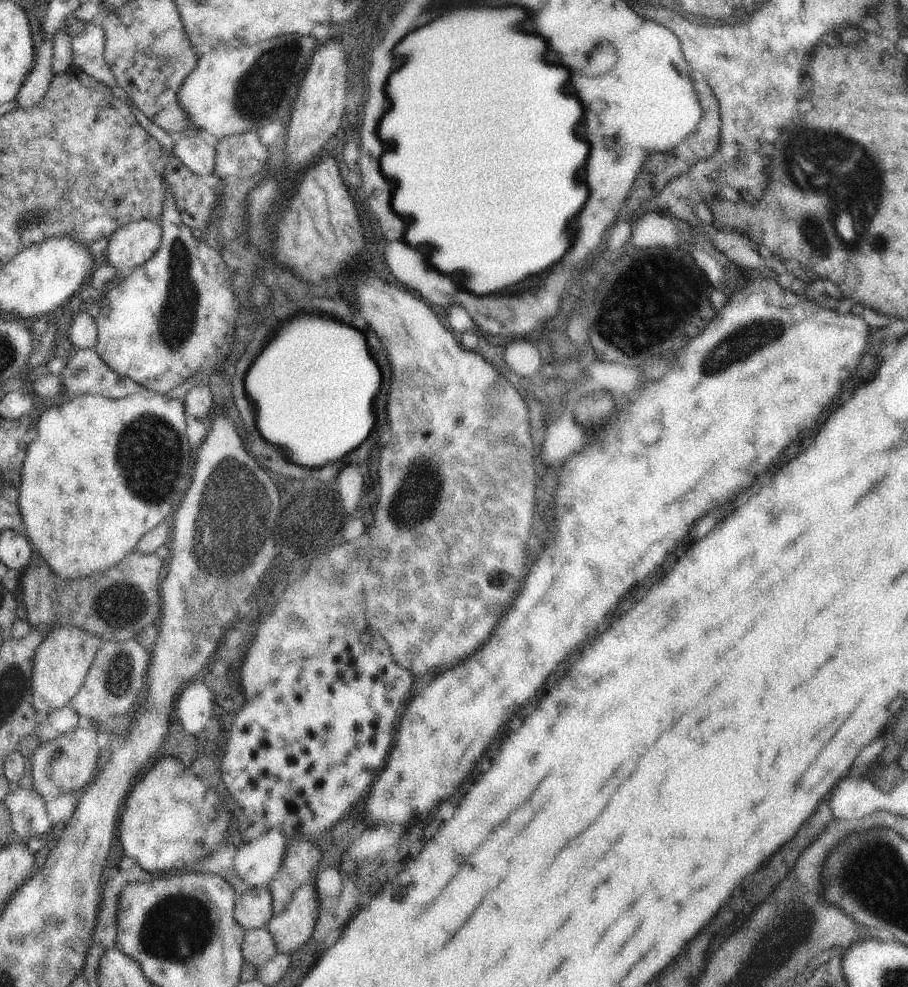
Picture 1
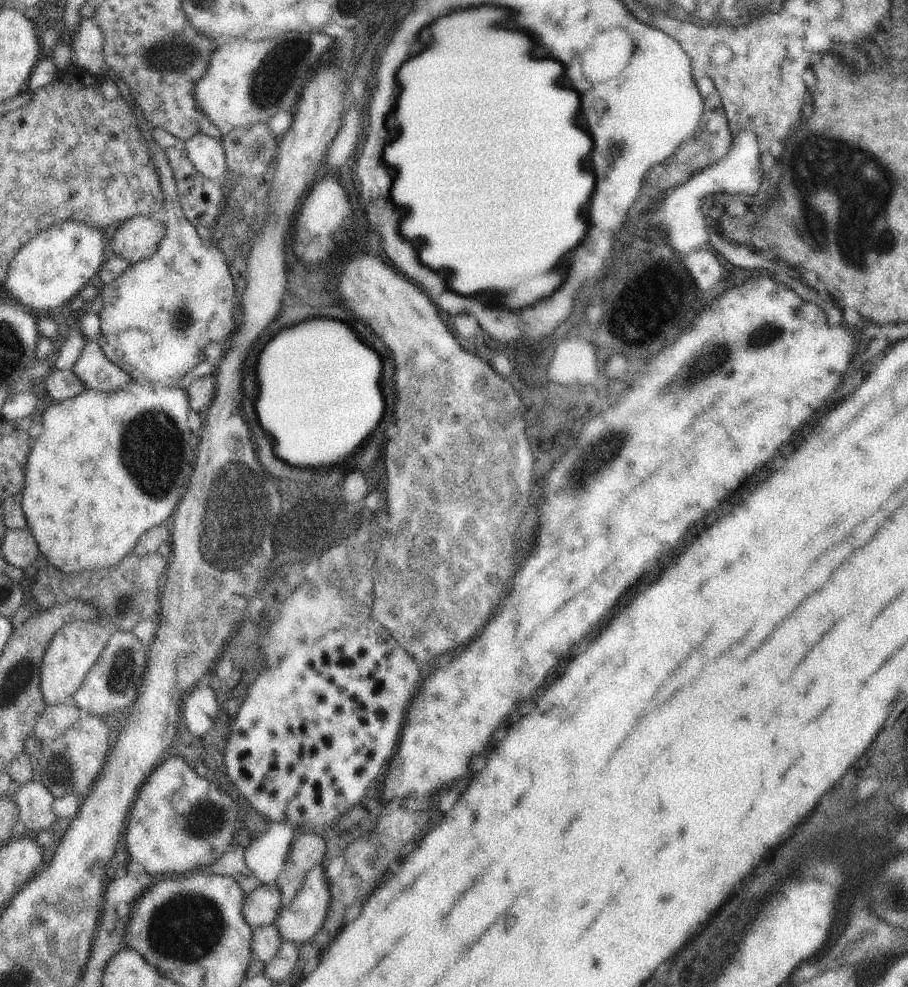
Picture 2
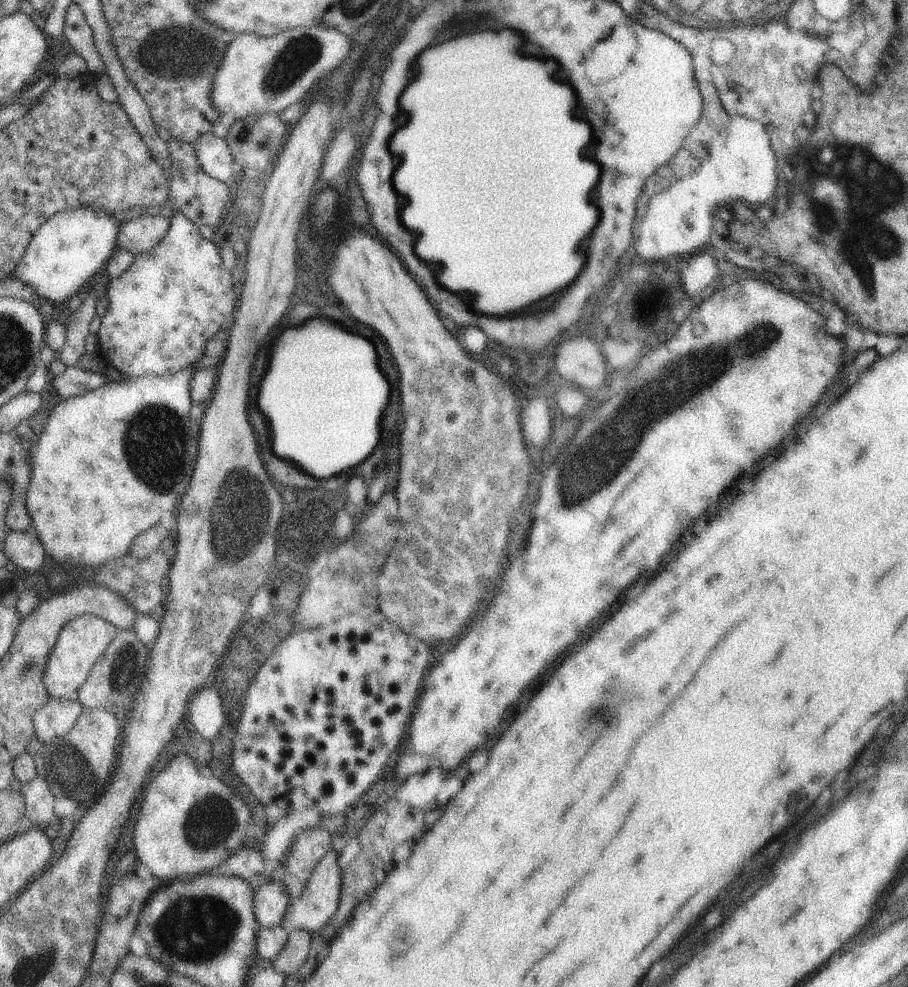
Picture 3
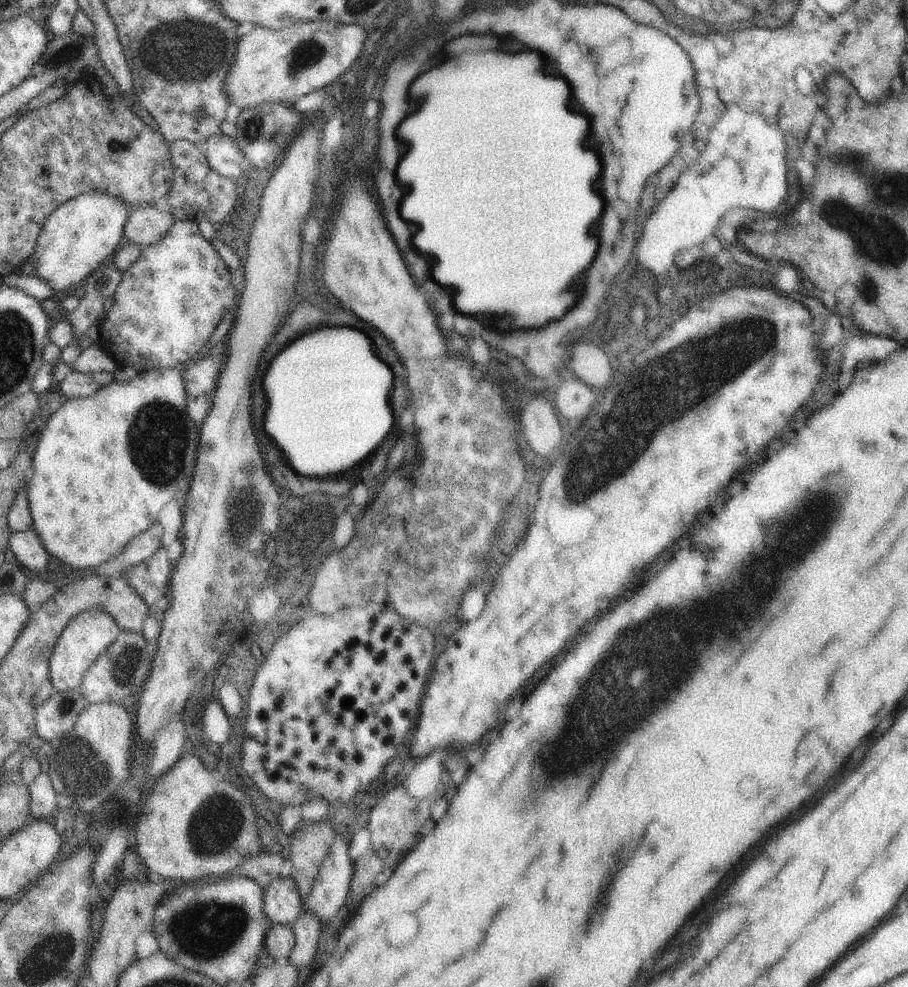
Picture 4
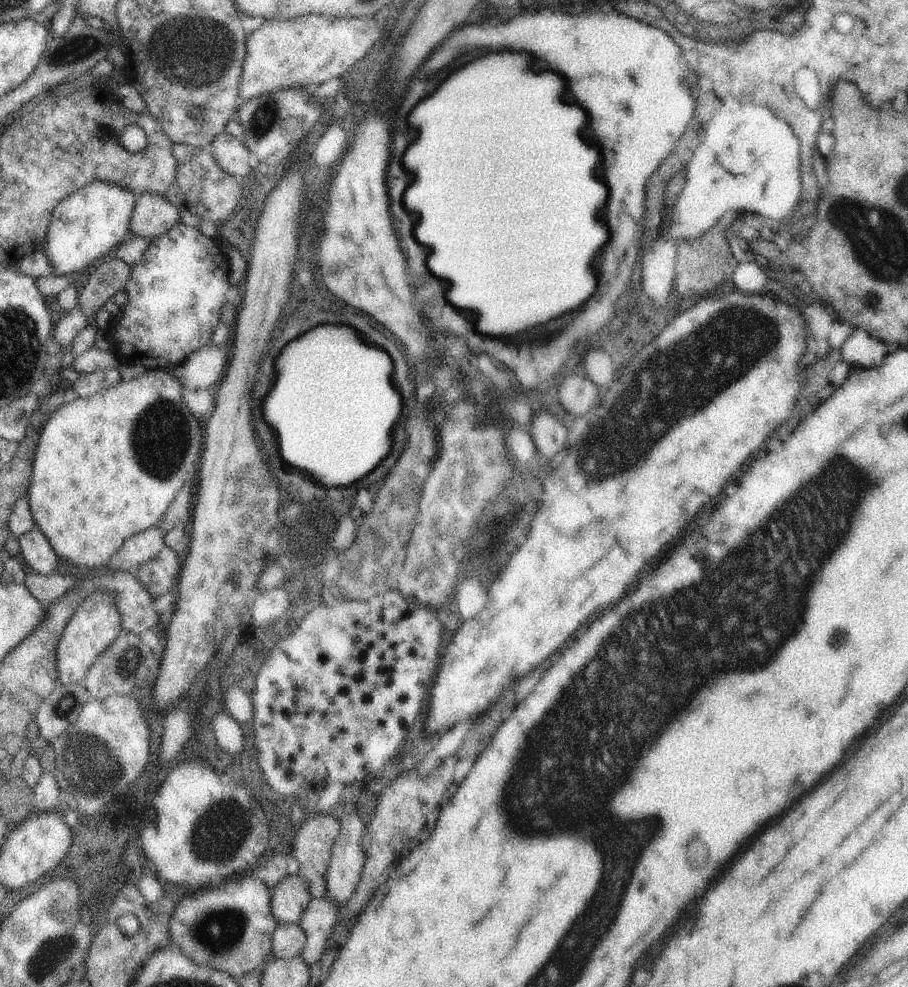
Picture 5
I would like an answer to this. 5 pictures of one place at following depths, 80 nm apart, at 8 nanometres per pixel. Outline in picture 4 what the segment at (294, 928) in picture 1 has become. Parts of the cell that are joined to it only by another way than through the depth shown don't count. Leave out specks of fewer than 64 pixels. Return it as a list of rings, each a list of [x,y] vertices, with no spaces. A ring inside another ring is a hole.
[[[337,835],[318,870],[318,876],[314,878],[312,892],[302,901],[302,911],[314,912],[325,924],[338,913],[350,894],[350,882],[356,866],[356,859],[348,859],[350,841]]]

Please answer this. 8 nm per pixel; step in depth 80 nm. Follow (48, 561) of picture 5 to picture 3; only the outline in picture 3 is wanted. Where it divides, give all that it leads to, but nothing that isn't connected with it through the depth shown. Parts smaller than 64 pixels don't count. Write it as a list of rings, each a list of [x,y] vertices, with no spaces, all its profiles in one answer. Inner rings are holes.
[[[32,528],[26,531],[10,531],[5,543],[4,543],[4,555],[8,558],[8,561],[12,561],[17,565],[23,572],[28,572],[28,574],[36,573],[43,567],[43,562],[46,558],[46,554],[38,536],[36,536]]]

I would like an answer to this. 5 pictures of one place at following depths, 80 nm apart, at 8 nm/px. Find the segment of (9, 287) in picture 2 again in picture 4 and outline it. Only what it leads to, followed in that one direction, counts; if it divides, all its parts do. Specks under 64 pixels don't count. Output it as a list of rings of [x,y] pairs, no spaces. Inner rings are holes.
[[[86,192],[64,202],[60,208],[52,212],[36,240],[34,254],[29,258],[30,262],[34,262],[33,276],[44,280],[54,290],[56,296],[66,293],[68,288],[72,288],[78,282],[85,283],[87,277],[93,274],[102,262],[114,257],[118,248],[123,245],[124,226],[128,222],[131,210],[120,198],[106,196],[106,192]]]

